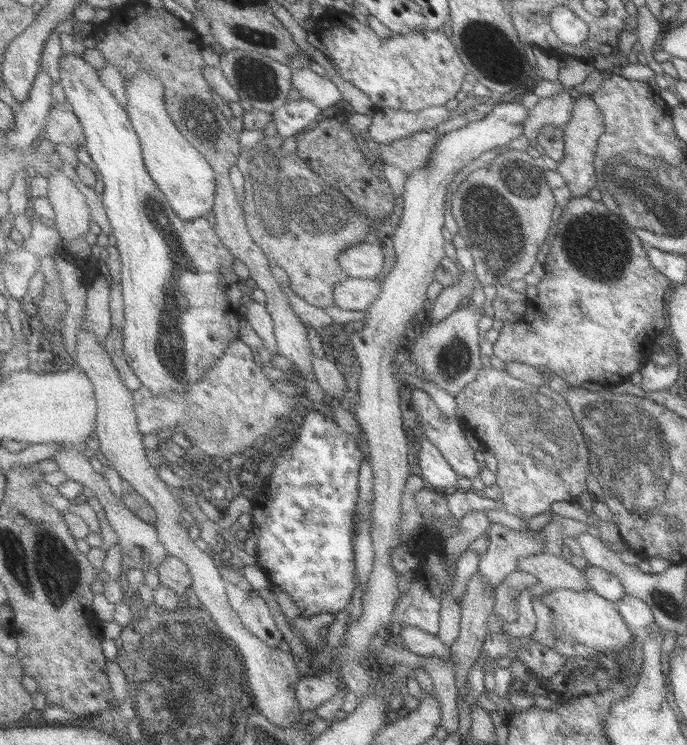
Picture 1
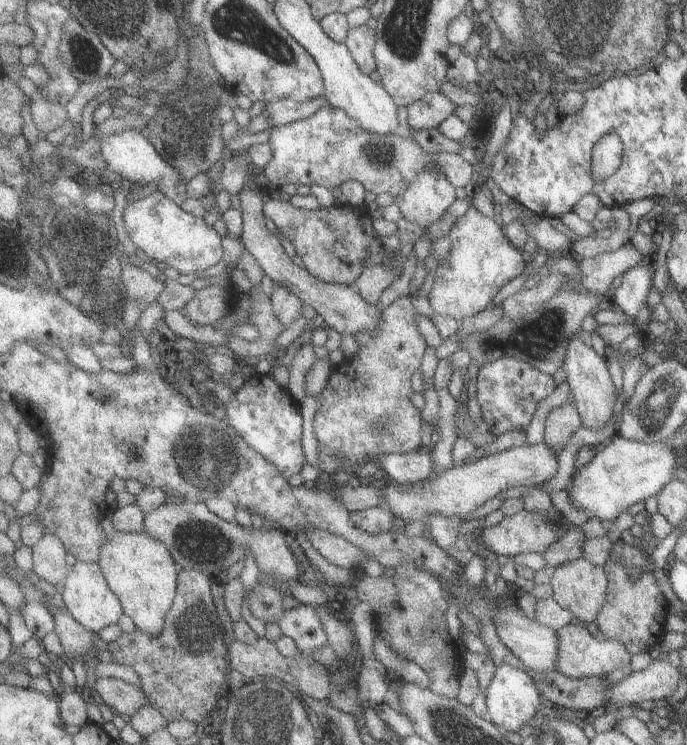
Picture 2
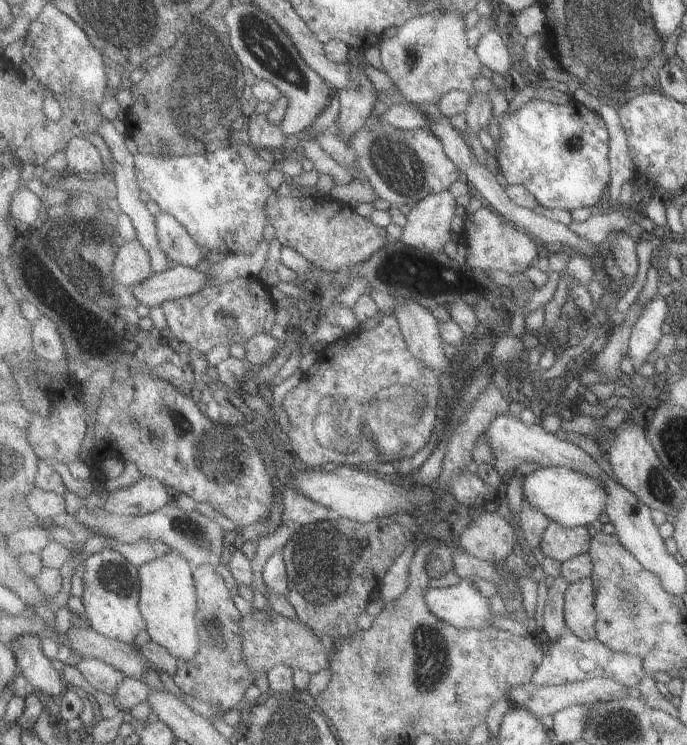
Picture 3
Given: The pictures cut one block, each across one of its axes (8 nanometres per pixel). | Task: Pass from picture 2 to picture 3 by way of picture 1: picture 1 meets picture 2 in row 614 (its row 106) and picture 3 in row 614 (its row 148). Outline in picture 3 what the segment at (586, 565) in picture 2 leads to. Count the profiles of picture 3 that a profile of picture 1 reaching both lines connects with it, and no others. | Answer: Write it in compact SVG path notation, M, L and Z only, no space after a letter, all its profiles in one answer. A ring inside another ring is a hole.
M593 578L571 582L565 594L565 618L567 630L581 640L597 638L599 614L595 610L597 584Z

